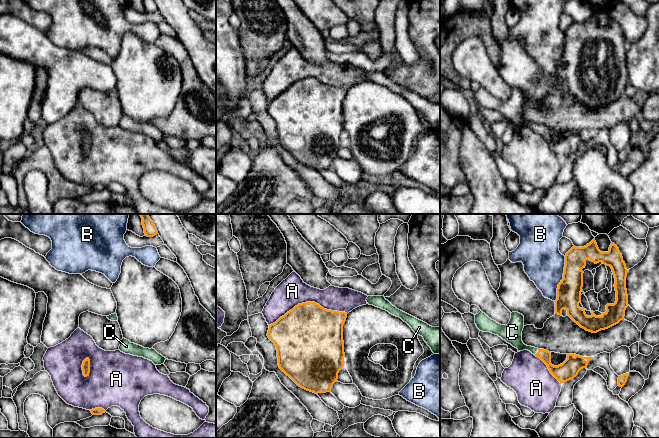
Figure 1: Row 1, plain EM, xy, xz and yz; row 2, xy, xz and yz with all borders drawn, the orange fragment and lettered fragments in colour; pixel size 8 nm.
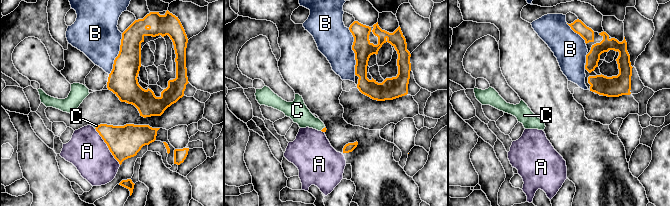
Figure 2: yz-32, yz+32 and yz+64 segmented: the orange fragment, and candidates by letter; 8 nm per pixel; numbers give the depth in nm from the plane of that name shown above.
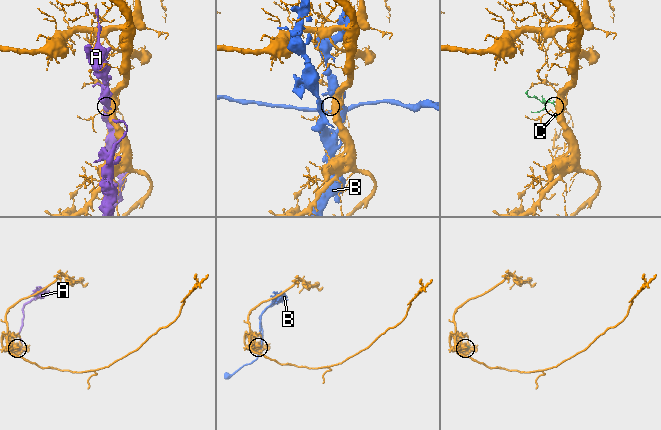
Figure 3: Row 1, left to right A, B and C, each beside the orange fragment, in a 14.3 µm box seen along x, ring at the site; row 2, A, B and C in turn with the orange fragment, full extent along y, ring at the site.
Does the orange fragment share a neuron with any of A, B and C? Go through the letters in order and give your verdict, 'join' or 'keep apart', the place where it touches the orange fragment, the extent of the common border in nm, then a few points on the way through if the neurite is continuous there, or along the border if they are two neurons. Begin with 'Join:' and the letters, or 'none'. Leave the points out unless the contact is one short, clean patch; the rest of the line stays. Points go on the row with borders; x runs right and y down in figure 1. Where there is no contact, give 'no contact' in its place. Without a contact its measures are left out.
Join: C
A: keep apart; meets orange in xz at (308, 302); contact 650 nm long
B: keep apart; meets orange in yz at (562, 279); contact 380 nm long
C: join; meets orange in yz at (537, 352); contact 60 nm long; runs through yz (561, 372), (556, 371), (537, 352), (523, 347), (512, 334)

